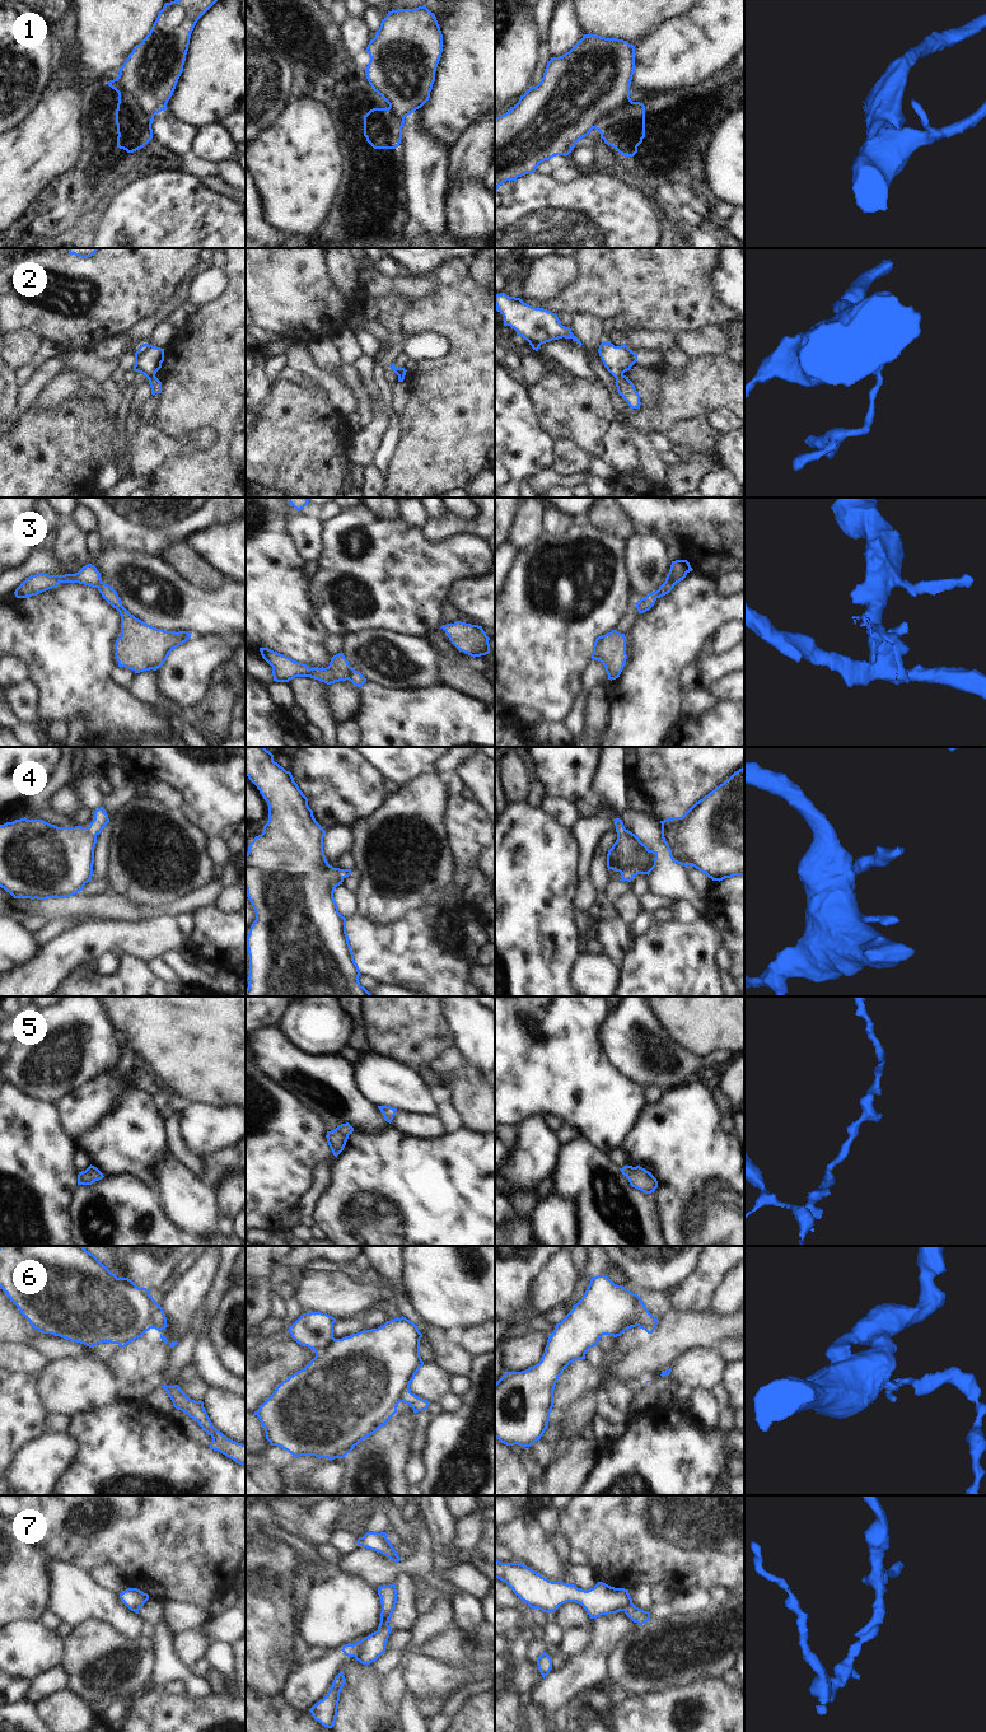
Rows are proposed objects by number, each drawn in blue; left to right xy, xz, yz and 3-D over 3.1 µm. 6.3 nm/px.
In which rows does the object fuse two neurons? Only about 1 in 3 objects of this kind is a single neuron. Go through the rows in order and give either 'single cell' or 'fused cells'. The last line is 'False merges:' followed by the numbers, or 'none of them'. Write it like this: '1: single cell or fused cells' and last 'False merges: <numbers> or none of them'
1: single cell
2: fused cells
3: fused cells
4: single cell
5: single cell
6: fused cells
7: fused cells
False merges: 2, 3, 6, 7

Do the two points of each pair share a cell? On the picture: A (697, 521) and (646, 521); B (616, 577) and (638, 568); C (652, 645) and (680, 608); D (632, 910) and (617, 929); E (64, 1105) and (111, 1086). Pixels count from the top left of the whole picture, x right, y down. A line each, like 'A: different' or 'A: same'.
A: same
B: different
C: same
D: different
E: same

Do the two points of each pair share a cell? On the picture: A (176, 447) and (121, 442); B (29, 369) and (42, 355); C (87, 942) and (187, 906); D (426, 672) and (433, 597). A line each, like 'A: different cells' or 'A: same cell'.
A: different cells
B: same cell
C: different cells
D: different cells

